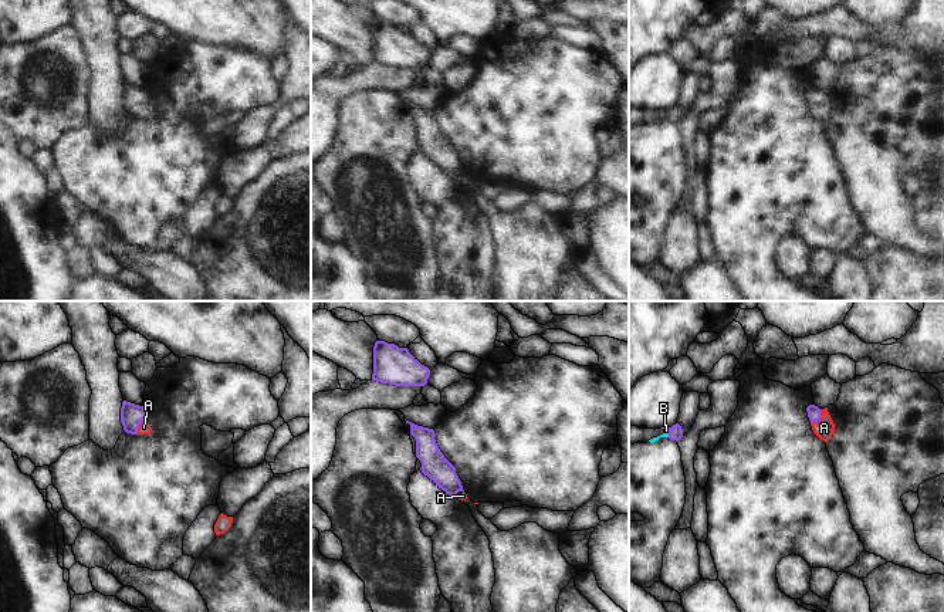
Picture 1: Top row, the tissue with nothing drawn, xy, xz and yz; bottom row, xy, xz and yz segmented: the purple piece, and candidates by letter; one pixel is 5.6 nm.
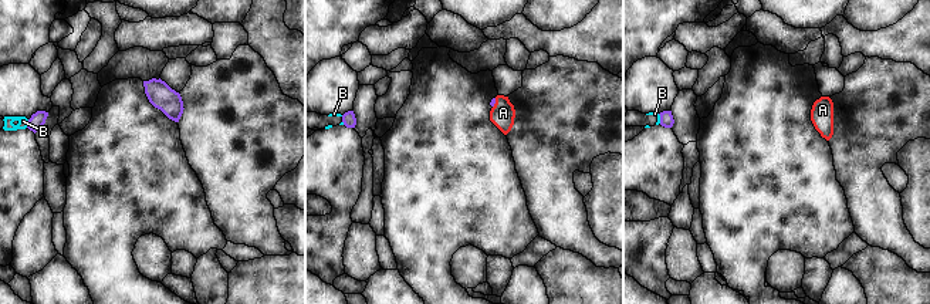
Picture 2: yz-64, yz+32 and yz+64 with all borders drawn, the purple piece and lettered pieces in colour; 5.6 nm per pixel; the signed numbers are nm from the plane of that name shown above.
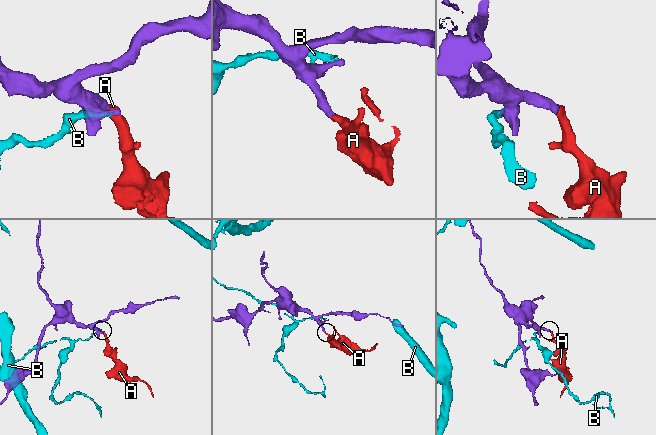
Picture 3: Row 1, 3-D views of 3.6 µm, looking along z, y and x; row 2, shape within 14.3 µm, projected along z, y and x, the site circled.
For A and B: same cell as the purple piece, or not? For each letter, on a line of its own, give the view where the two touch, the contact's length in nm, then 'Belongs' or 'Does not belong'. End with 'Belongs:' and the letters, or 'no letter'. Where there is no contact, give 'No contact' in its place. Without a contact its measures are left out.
A: Touches purple in yz. Shared border 110 nm. Belongs
B: Touches purple in yz. Shared border 50 nm. Does not belong
Belongs: A.

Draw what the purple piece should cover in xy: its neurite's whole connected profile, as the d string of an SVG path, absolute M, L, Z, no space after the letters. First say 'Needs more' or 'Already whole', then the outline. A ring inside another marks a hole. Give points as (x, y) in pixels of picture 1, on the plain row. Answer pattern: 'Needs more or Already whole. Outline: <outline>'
Needs more. Outline: M124 82L121 89L121 105L124 112L131 116L149 116L148 94L143 88Z

